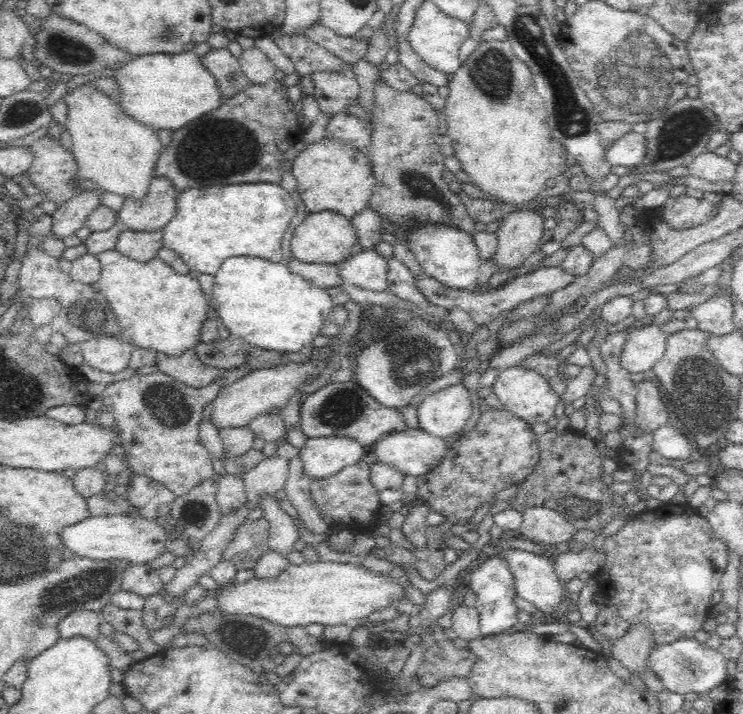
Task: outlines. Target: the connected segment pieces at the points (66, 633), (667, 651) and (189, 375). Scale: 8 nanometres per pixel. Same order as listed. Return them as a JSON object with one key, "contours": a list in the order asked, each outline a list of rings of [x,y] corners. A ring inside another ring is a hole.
{"contours":[[[[77,610],[59,620],[57,629],[59,639],[71,640],[75,637],[84,637],[94,641],[99,636],[101,623],[99,611]]],[[[680,638],[672,644],[660,644],[653,646],[648,658],[647,668],[654,672],[661,680],[663,688],[670,692],[681,694],[708,695],[708,693],[720,684],[727,682],[726,659],[718,650],[712,650],[698,639],[685,640]]],[[[188,349],[176,356],[156,353],[156,360],[156,368],[160,372],[194,388],[211,385],[221,372],[221,369],[202,364],[195,349]]]]}

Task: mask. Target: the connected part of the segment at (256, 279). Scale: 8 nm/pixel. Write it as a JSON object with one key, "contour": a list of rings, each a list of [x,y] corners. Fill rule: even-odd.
{"contour":[[[231,256],[227,258],[214,275],[210,307],[216,310],[230,335],[238,336],[250,347],[276,352],[298,352],[320,335],[326,317],[335,308],[332,298],[324,288],[316,287],[293,273],[285,263],[274,263],[262,257]]]}

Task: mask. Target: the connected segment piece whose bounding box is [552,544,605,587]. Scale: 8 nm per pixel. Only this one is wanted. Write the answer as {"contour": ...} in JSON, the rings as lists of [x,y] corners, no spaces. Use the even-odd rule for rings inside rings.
{"contour":[[[588,544],[580,552],[554,552],[552,562],[559,582],[566,587],[578,574],[587,572],[596,575],[604,565],[605,553],[594,550],[592,544]]]}

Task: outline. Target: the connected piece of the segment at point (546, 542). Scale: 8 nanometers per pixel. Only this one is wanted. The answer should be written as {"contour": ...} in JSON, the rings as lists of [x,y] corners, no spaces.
{"contour":[[[528,508],[523,516],[520,533],[545,548],[570,541],[577,532],[564,516],[548,508]]]}

